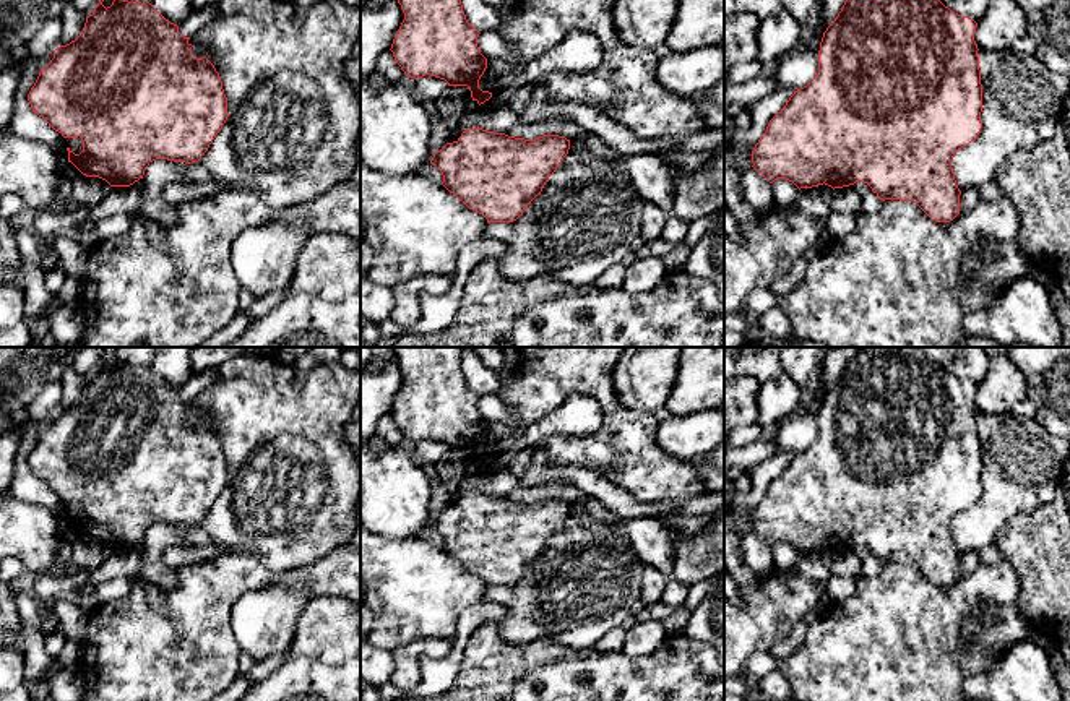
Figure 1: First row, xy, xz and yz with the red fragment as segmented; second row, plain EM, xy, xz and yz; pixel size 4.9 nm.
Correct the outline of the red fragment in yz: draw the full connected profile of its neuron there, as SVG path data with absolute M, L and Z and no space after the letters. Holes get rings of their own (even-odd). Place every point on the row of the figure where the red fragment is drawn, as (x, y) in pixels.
M846 0L823 32L817 76L794 91L770 120L752 151L752 167L770 183L786 178L799 190L823 183L835 190L864 182L882 201L909 200L935 222L953 221L960 214L961 191L951 161L982 128L976 28L974 19L951 11L940 0Z

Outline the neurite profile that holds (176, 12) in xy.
M151 0L149 2L166 19L180 24L192 11L192 0Z

